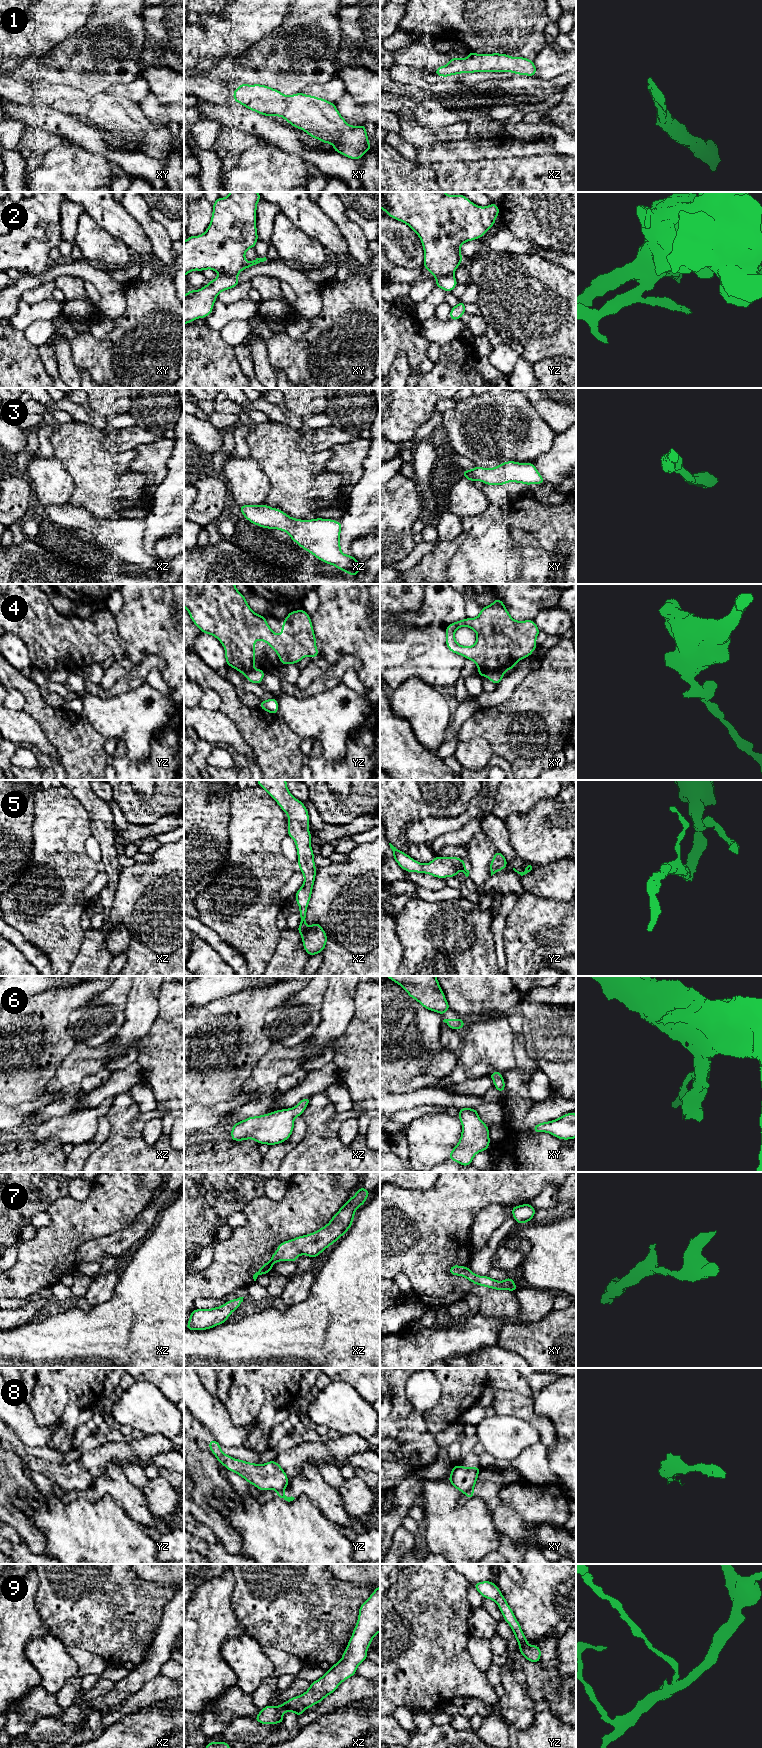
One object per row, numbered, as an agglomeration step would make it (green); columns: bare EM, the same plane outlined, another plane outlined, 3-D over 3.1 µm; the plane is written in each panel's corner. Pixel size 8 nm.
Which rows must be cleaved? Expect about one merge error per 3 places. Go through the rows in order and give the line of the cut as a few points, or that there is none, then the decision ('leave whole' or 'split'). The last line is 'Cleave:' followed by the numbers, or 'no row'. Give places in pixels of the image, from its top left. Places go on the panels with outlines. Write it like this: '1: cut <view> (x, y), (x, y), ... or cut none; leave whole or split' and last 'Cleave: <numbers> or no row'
1: cut none; leave whole
2: cut xy (219, 274), (236, 275); split
3: cut none; leave whole
4: cut xy (479, 669), (501, 670), (503, 672); split
5: cut none; leave whole
6: cut none; leave whole
7: cut none; leave whole
8: cut xy (474, 1484), (465, 1493); split
9: cut yz (518, 1641), (526, 1643); split
Cleave: 2, 4, 8, 9

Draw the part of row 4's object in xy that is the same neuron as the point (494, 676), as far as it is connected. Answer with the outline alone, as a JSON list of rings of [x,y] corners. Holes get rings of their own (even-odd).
[[[478,670],[479,676],[487,677],[491,682],[493,682],[496,685],[498,685],[501,682],[504,674],[505,673],[502,672],[502,671],[482,671],[482,670]]]

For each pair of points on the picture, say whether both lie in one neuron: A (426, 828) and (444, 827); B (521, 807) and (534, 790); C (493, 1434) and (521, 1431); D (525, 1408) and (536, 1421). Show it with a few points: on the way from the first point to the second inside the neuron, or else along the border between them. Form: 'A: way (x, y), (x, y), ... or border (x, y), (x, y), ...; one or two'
A: way (430, 828), (440, 827); one
B: way (521, 803), (530, 794); one
C: way (500, 1434), (510, 1434), (514, 1430); one
D: way (526, 1411), (533, 1418); one

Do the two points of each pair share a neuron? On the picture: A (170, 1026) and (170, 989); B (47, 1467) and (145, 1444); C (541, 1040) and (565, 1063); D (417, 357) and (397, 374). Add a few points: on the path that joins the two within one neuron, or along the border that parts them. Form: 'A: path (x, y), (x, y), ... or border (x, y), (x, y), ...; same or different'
A: path (170, 1017), (170, 998); same
B: path (71, 1470), (87, 1459), (121, 1451); same
C: path (547, 1045), (559, 1057); same
D: border (400, 351), (406, 355), (411, 373); different

